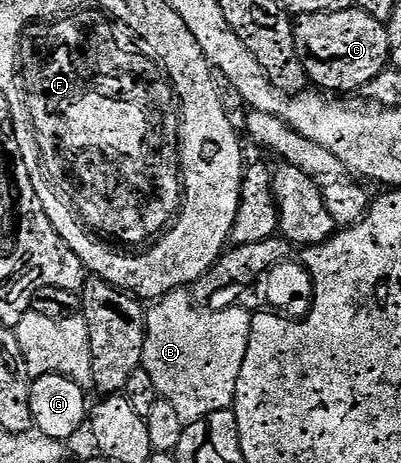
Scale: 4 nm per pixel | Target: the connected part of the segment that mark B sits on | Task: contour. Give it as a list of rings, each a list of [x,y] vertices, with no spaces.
[[[188,288],[176,289],[148,308],[141,361],[141,367],[153,379],[156,394],[177,409],[184,424],[234,406],[252,327],[250,312],[195,309],[189,292]]]

